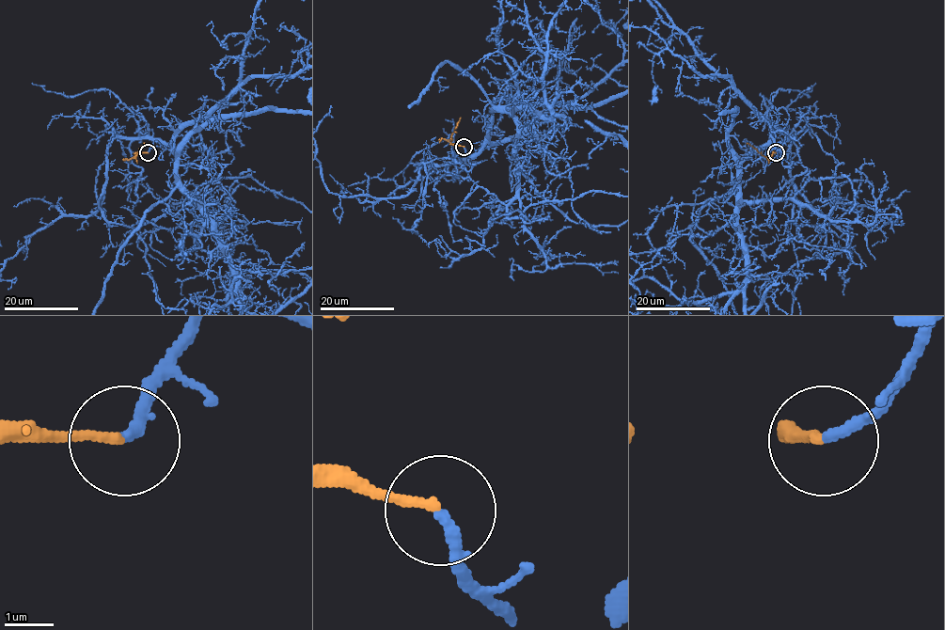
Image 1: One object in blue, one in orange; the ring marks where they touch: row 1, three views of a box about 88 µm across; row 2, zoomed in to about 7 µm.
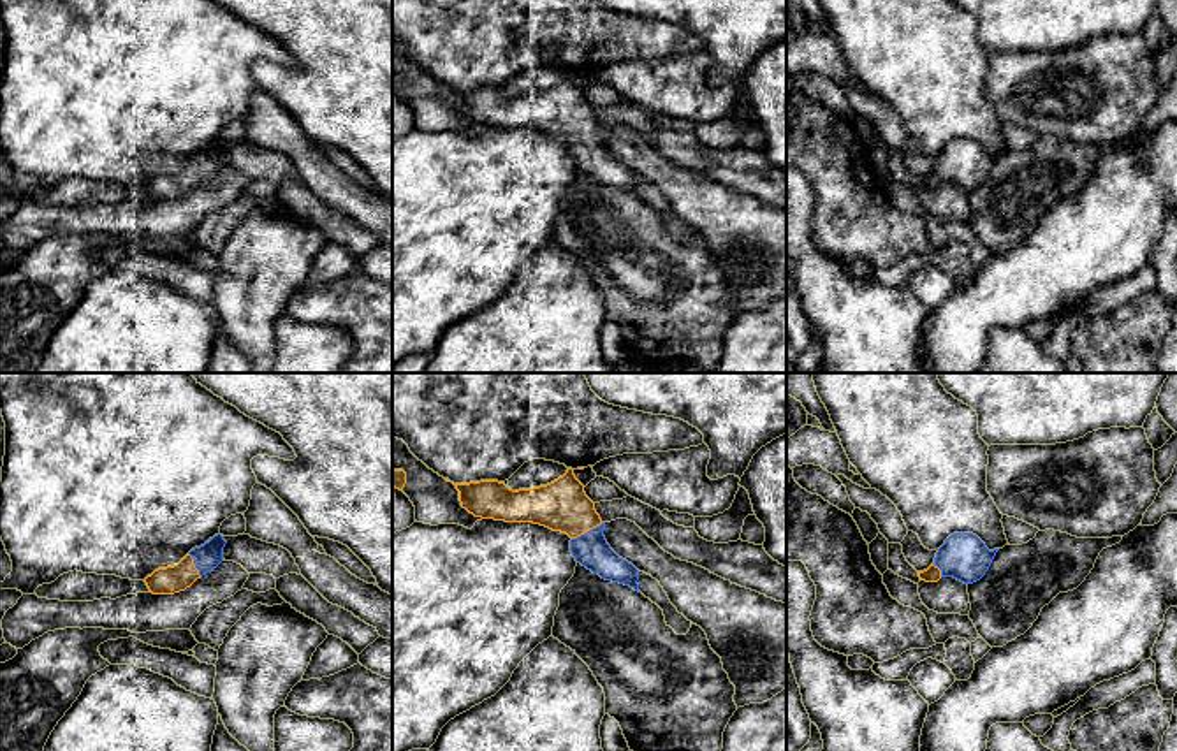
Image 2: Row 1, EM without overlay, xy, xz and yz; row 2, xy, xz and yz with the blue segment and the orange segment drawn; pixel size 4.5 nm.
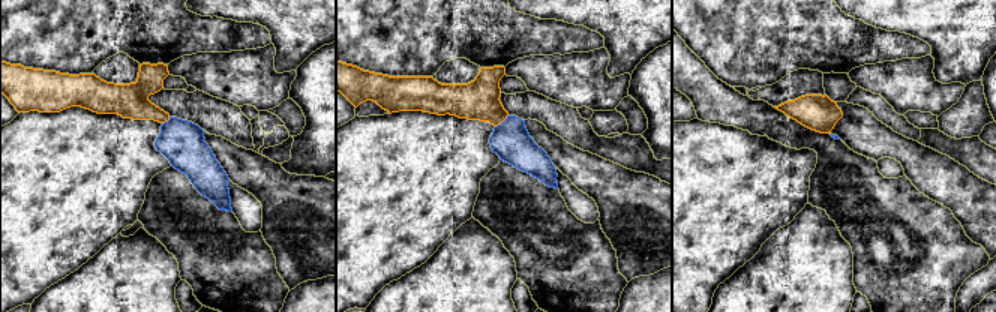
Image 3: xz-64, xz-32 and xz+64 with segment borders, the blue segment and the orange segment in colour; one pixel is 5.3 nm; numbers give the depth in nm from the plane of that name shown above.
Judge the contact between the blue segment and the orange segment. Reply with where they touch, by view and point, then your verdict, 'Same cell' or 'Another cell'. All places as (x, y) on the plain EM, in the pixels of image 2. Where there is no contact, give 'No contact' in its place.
Touches blue at xz (588, 138). Same cell

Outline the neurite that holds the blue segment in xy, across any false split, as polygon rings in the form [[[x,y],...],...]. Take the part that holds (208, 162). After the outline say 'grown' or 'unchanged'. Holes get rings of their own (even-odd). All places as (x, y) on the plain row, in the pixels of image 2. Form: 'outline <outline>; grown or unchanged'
outline [[[218,139],[204,151],[192,155],[178,171],[155,176],[144,185],[150,199],[174,201],[185,197],[223,167],[225,149]]]; grown

